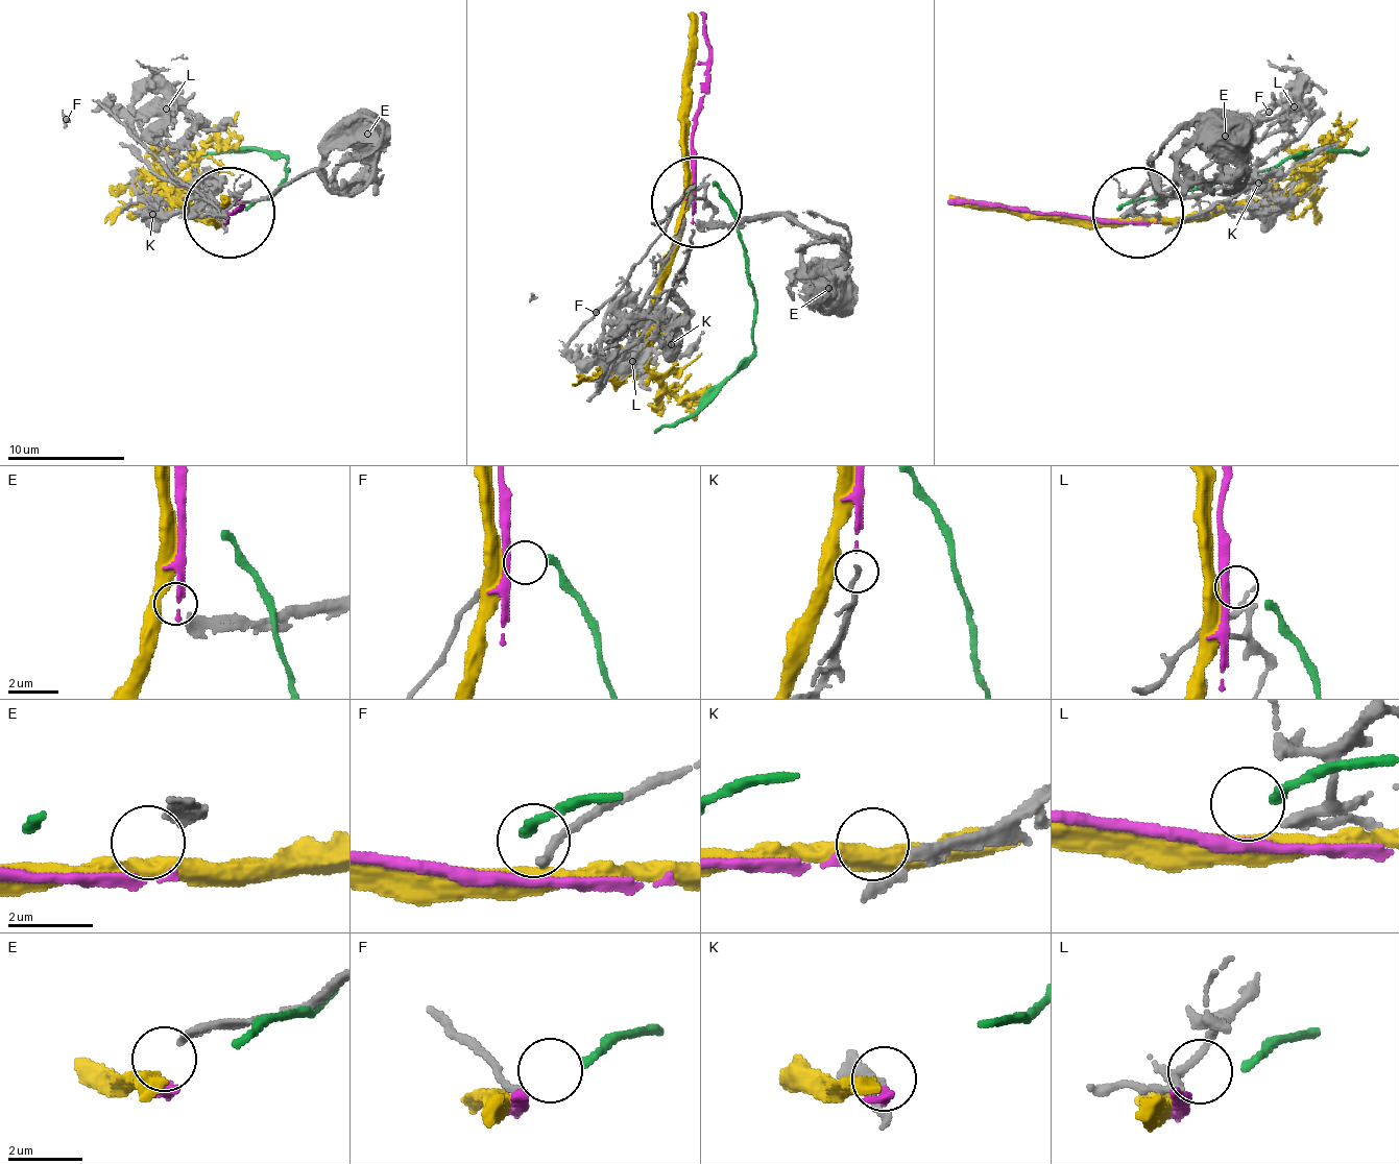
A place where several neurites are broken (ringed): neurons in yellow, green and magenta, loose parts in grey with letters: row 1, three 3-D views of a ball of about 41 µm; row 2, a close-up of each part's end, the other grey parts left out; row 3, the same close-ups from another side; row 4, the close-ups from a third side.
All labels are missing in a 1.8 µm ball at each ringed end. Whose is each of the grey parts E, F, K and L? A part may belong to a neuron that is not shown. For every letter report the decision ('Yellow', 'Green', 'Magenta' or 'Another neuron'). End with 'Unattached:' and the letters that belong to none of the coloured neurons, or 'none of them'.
E: Yellow
F: Green
K: Magenta
L: Another neuron
Unattached: L

